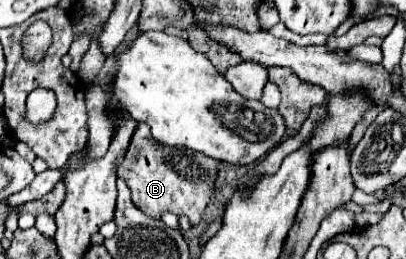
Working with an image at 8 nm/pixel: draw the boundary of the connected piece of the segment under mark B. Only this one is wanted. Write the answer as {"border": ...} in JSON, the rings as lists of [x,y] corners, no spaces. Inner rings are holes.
{"border":[[[138,124],[132,134],[132,142],[126,150],[124,162],[118,166],[118,178],[122,178],[132,190],[132,202],[148,216],[158,218],[164,212],[186,216],[192,226],[200,224],[208,202],[214,196],[214,180],[218,176],[218,160],[206,158],[194,150],[170,148],[156,142],[148,124]]]}

